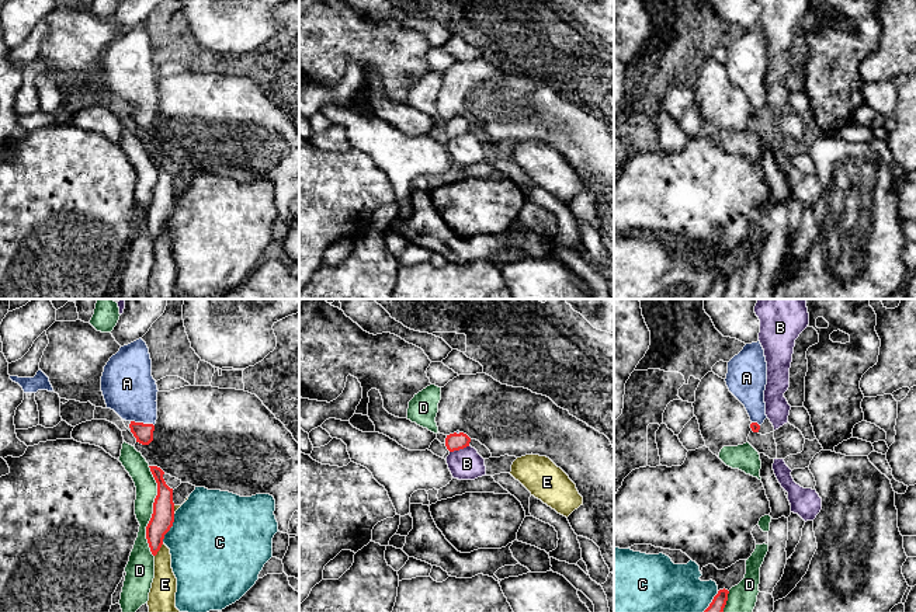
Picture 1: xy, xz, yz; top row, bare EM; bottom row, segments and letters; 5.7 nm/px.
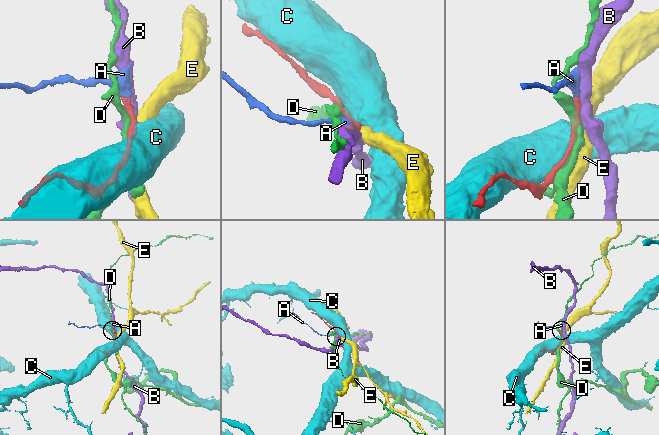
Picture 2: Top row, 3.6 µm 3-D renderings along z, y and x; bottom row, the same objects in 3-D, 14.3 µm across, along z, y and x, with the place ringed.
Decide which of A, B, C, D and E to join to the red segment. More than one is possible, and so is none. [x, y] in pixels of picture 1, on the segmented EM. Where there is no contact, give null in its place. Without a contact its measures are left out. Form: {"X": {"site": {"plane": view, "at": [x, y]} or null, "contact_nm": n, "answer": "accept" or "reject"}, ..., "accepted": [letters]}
{"A": {"site": {"plane": "xy", "at": [142, 423]}, "contact_nm": 140, "answer": "accept"}, "B": {"site": {"plane": "xz", "at": [460, 448]}, "contact_nm": 130, "answer": "reject"}, "C": {"site": {"plane": "xy", "at": [170, 527]}, "contact_nm": 180, "answer": "reject"}, "D": {"site": {"plane": "xy", "at": [153, 511]}, "contact_nm": 500, "answer": "reject"}, "E": {"site": {"plane": "xy", "at": [159, 549]}, "contact_nm": 90, "answer": "reject"}, "accepted": ["A"]}

